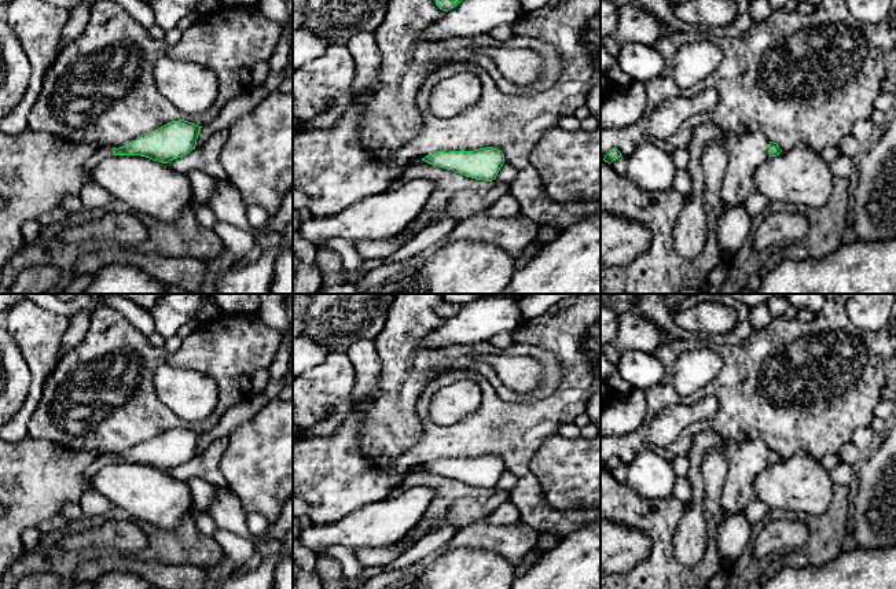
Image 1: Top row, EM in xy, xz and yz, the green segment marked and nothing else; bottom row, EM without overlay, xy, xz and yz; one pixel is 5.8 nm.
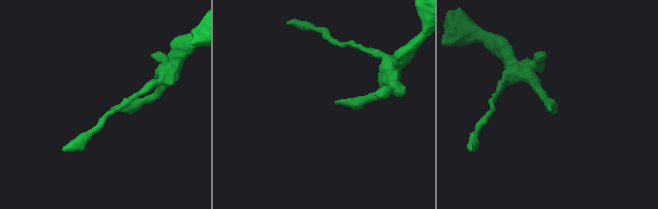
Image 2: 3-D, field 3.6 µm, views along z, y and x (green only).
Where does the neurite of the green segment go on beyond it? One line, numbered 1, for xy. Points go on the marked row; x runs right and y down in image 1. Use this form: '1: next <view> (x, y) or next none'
1: next xy (102, 153)

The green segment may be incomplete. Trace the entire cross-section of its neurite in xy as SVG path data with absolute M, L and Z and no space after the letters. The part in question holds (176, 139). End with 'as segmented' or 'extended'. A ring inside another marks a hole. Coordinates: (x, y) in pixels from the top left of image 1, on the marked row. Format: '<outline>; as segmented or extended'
M179 119L140 135L136 140L124 147L99 147L98 151L85 162L85 172L93 172L95 166L111 155L140 155L168 163L181 158L195 150L197 139L202 126Z; extended

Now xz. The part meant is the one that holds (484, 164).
M493 147L474 151L438 151L422 161L475 180L492 181L504 163L504 154Z; as segmented

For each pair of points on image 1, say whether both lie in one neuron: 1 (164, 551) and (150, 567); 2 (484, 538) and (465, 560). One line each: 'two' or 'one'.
1: two
2: two

